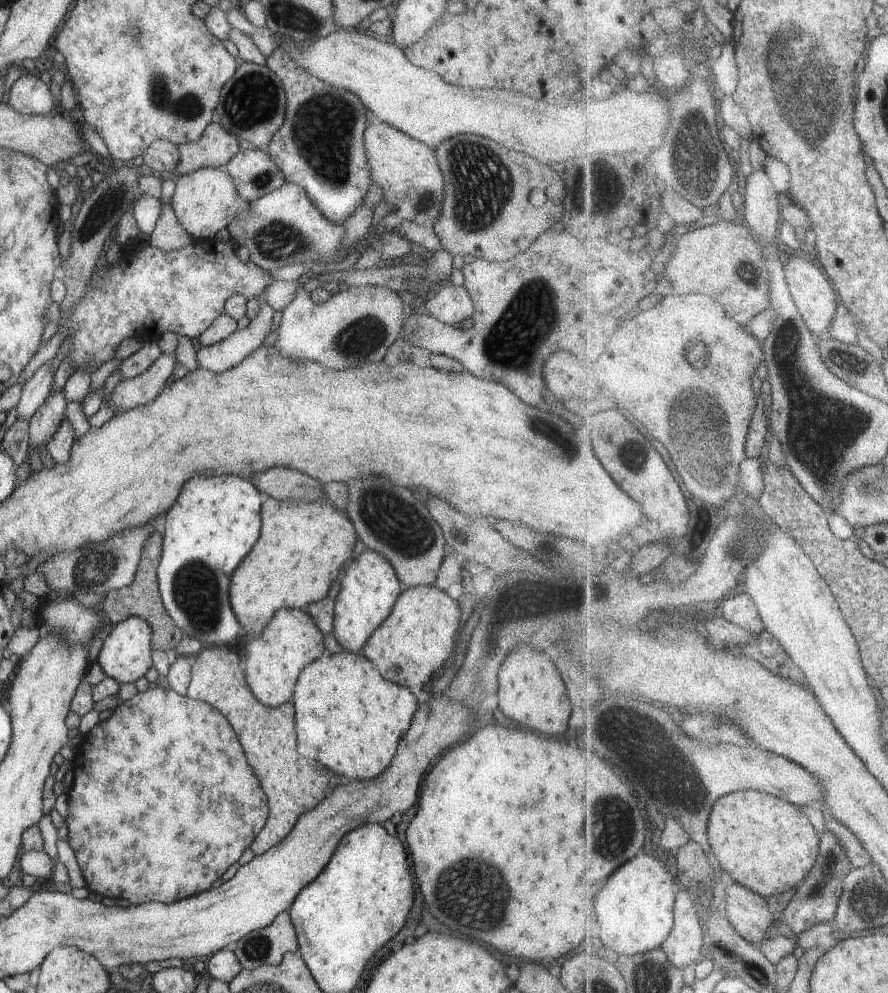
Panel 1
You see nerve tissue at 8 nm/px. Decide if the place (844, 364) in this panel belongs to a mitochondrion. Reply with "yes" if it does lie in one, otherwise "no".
yes

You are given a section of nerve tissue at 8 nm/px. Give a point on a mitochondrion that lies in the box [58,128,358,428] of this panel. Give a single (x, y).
(280, 241)

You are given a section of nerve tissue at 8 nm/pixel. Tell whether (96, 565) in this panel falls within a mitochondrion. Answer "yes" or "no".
yes

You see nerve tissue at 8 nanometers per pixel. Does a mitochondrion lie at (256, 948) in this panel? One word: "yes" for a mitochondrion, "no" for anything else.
yes

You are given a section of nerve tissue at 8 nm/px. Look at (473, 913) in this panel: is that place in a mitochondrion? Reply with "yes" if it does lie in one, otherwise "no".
yes

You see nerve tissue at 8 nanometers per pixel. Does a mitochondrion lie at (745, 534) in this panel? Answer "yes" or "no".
yes

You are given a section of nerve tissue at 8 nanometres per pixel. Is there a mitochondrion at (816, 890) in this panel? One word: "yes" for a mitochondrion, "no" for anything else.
no

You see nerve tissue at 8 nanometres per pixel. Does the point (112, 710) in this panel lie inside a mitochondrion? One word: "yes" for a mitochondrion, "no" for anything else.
no

